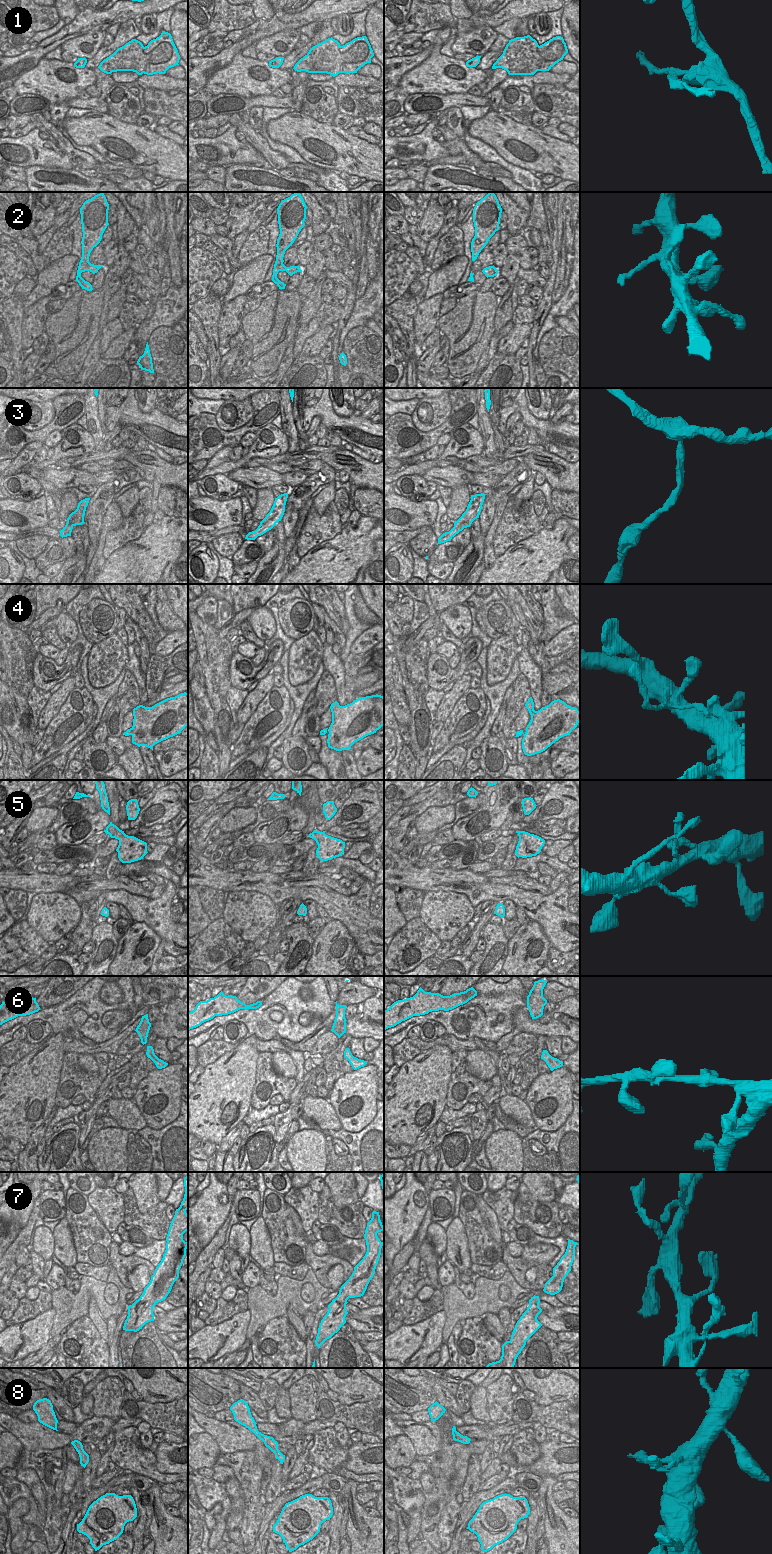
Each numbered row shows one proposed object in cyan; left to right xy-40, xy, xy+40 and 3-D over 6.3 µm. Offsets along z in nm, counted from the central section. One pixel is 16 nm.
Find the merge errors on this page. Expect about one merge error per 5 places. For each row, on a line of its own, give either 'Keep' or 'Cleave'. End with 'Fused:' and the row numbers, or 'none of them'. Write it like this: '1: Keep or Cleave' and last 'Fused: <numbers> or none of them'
1: Cleave
2: Keep
3: Keep
4: Keep
5: Keep
6: Keep
7: Keep
8: Keep
Fused: 1

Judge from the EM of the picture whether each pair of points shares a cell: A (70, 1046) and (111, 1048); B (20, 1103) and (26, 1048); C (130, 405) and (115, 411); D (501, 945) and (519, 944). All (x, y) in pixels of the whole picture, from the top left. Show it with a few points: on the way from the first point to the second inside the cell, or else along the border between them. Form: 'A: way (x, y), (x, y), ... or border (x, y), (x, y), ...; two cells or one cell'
A: way (80, 1048), (101, 1048); one cell
B: border (40, 1046), (10, 1066); two cells
C: way (126, 409), (119, 411); one cell
D: border (508, 940), (508, 953), (502, 965); two cells

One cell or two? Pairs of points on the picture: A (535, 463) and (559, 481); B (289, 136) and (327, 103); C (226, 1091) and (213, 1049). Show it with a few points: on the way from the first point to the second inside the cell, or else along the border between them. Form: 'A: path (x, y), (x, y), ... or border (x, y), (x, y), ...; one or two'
A: path (541, 466), (545, 467), (553, 475); one
B: border (302, 111), (319, 122), (332, 124); two
C: border (236, 1046), (204, 1067); two

